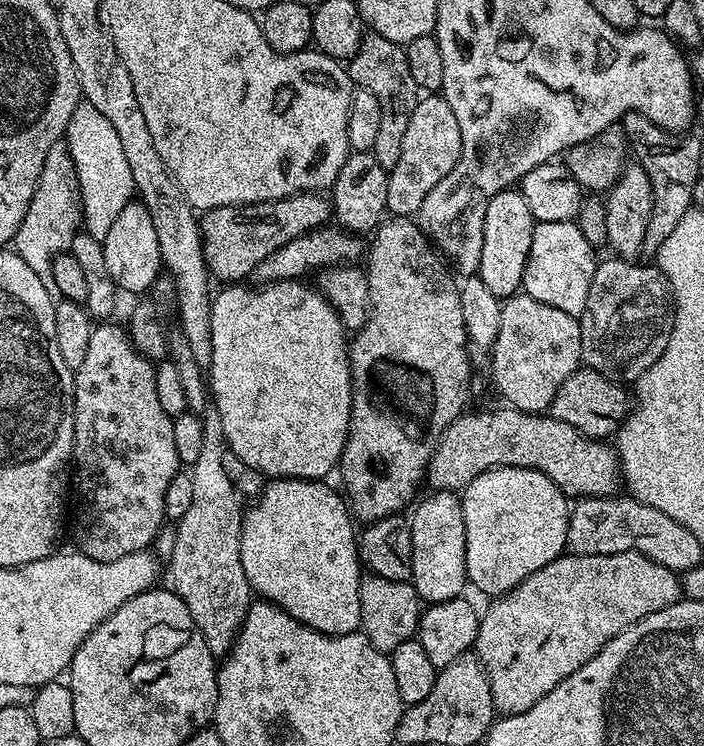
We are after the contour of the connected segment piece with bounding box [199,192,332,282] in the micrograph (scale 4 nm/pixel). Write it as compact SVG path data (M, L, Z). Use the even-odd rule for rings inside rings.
M300 192L297 196L287 196L284 200L268 200L264 204L231 204L221 208L209 208L199 217L201 242L208 271L216 280L224 280L220 282L247 281L254 266L258 266L258 262L262 262L266 254L274 254L278 246L286 246L286 242L294 242L294 238L302 234L325 227L331 216L332 205L329 197L318 192Z

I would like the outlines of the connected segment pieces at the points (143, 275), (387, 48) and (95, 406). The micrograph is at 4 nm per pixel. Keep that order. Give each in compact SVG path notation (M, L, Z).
M130 202L122 206L122 214L110 222L110 230L102 233L102 243L106 254L106 270L110 270L110 278L117 289L124 292L147 293L161 275L162 265L158 246L157 231L154 230L153 219L141 202Z
M368 34L362 46L358 46L358 54L347 61L346 67L353 85L375 92L382 106L382 122L371 153L378 158L383 168L390 170L402 154L402 137L406 134L406 125L410 123L410 114L414 114L414 97L418 92L414 78L410 78L410 66L406 62L404 48L390 42L390 38Z
M100 322L95 325L90 334L90 347L86 349L86 359L82 366L74 369L74 442L72 443L72 460L74 468L76 464L76 521L71 521L70 532L76 539L75 547L84 555L94 558L98 562L114 562L118 558L126 558L126 554L134 554L151 549L156 543L156 537L160 535L166 524L164 507L166 506L166 494L170 490L170 482L176 473L181 471L182 465L178 458L178 449L174 446L173 417L162 410L158 402L158 389L154 387L156 369L153 361L144 357L137 348L132 345L132 339L123 327L116 322Z

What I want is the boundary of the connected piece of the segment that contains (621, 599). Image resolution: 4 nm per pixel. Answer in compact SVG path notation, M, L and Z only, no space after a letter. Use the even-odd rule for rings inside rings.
M637 552L605 556L562 554L554 562L542 566L542 570L534 570L534 574L514 590L495 597L489 603L492 605L483 609L480 618L474 651L490 678L490 694L497 713L513 716L530 710L530 706L546 698L558 682L586 666L606 642L618 638L622 630L634 626L642 618L666 610L666 606L676 603L681 596L680 576Z

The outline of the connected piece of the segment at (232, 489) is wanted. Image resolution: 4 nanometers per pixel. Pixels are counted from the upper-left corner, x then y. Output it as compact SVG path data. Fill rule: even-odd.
M210 402L204 407L202 421L202 450L198 462L190 466L194 498L186 509L186 514L182 514L175 525L174 550L166 560L166 576L168 572L172 579L171 591L182 598L182 602L190 610L190 618L194 618L202 638L206 638L206 646L213 657L223 658L232 649L248 607L254 602L254 593L248 584L246 570L242 570L242 507L240 508L240 500L236 497L237 485L226 478L226 469L222 466L222 454L226 451L226 445L222 418L216 404Z

